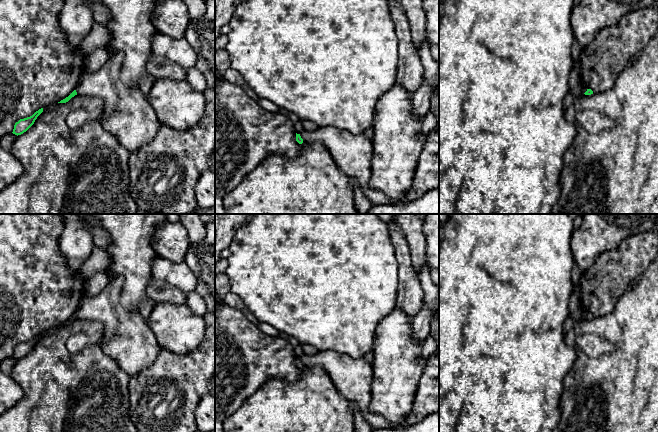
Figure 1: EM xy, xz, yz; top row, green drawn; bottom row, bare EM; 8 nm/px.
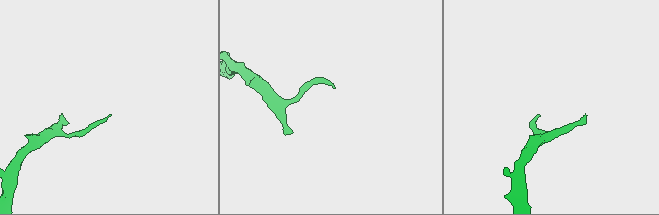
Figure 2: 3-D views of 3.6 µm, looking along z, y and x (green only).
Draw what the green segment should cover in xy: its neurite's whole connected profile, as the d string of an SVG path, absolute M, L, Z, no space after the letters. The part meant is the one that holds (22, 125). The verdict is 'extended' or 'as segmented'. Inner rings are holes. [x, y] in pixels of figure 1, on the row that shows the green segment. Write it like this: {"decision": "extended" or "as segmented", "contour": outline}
{"decision": "as segmented", "contour": "M43 108L36 111L30 117L20 119L18 122L15 123L12 133L18 136L26 132L34 124L35 120L42 112L43 112Z"}

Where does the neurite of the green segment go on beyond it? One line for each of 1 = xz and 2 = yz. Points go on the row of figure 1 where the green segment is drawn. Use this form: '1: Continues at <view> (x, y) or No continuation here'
1: No continuation here
2: No continuation here

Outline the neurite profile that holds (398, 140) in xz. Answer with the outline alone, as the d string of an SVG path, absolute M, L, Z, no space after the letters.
M396 82L385 92L376 104L373 123L374 136L372 175L369 186L386 197L401 201L412 187L419 156L424 148L426 136L422 132L422 120L412 112L413 94L408 93Z

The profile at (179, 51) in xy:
M156 32L151 41L152 53L177 63L183 69L196 65L197 55L185 38L173 39Z

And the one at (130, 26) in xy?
M100 0L109 10L110 20L105 25L111 34L109 43L105 46L110 58L115 52L123 54L120 79L130 88L139 87L142 79L149 74L146 62L153 54L151 41L156 28L151 22L155 5L161 0Z

